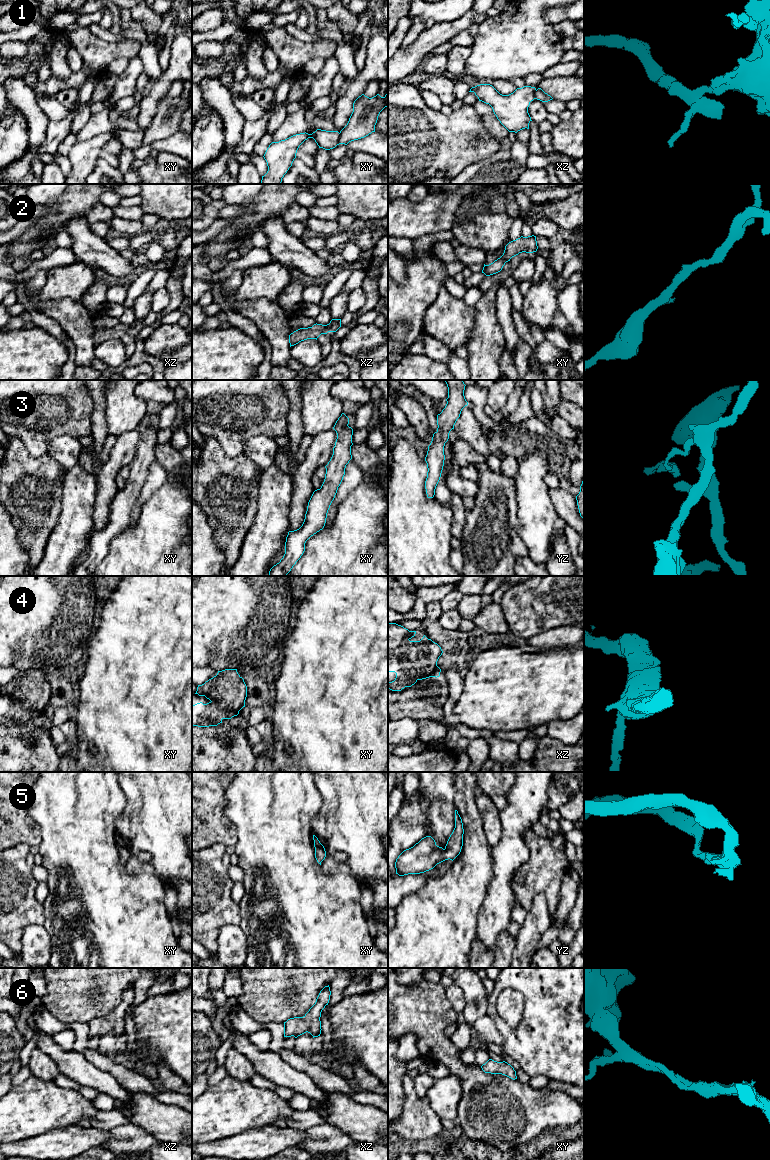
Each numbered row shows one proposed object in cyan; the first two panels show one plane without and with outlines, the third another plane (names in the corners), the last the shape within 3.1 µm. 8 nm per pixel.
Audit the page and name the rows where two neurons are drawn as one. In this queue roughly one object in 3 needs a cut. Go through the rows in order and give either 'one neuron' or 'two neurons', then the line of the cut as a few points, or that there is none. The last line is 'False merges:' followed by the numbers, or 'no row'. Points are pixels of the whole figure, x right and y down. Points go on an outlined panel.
1: two neurons | xy (339, 133), (340, 143)
2: one neuron | no cut
3: one neuron | no cut
4: one neuron | no cut
5: one neuron | no cut
6: one neuron | no cut
False merges: 1

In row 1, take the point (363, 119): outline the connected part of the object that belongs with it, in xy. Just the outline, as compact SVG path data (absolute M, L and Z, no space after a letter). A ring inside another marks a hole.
M388 93L381 97L379 94L369 98L362 94L353 103L353 112L349 118L347 125L340 131L340 144L347 145L349 142L364 138L375 132L375 125L380 112L388 107Z

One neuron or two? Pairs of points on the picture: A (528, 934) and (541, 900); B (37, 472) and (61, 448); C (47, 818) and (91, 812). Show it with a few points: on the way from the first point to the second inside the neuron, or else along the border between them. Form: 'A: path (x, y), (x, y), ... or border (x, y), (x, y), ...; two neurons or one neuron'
A: path (534, 926), (538, 919), (540, 908); one neuron
B: border (47, 452), (65, 470); two neurons
C: path (58, 818), (74, 818), (80, 812); one neuron

